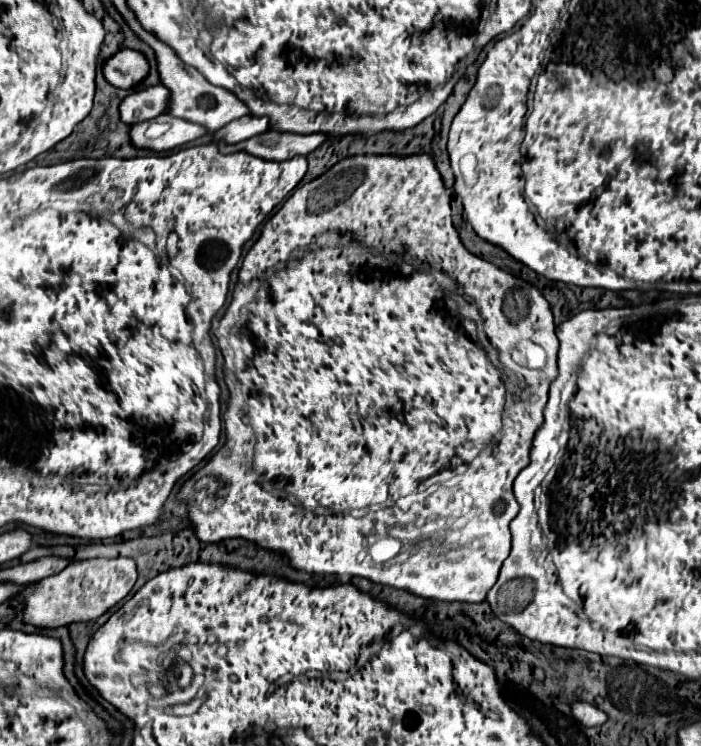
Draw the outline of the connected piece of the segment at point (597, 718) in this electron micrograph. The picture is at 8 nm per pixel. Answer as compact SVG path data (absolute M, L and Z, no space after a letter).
M574 702L572 712L584 726L600 726L606 720L606 714L602 714L602 710L598 710L586 702Z

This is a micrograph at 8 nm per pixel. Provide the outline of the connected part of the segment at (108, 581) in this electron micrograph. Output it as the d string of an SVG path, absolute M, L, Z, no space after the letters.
M94 558L70 562L62 572L30 582L20 590L24 602L20 616L24 624L36 628L60 628L74 622L90 622L106 614L134 588L138 578L136 562L132 558Z

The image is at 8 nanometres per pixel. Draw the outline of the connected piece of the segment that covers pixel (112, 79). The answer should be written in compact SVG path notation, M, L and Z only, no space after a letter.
M122 48L112 58L108 58L104 62L102 74L104 74L104 78L112 86L130 90L142 78L146 78L146 74L148 74L148 62L146 62L146 58L140 52Z

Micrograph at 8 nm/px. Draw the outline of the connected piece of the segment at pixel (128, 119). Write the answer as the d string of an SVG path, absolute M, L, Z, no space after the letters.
M150 86L144 90L136 90L120 102L118 110L120 110L120 120L124 124L156 118L166 110L166 88Z

